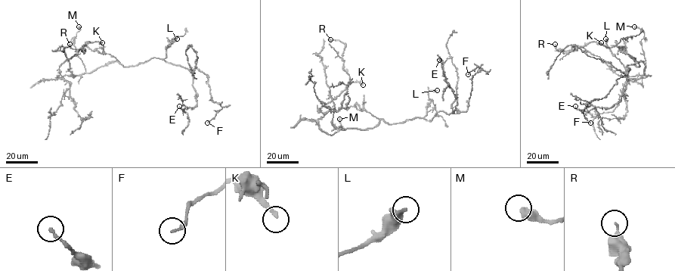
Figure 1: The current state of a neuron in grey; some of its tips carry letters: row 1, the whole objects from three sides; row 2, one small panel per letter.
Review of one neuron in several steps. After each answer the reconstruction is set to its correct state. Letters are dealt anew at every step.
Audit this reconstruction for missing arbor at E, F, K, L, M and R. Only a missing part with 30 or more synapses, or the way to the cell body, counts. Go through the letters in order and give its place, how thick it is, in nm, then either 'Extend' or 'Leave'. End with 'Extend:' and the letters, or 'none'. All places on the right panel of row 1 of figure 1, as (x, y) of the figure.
E: Place: (575, 106). Thickness 160 nm. Leave
F: Place: (590, 123). Thickness 200 nm. Leave
K: Place: (601, 42). Thickness 180 nm. Leave
L: Place: (605, 38). Thickness 440 nm. Leave
M: Place: (634, 26). Thickness 440 nm. Leave
R: Place: (555, 44). Thickness 280 nm. Leave
Extend: none

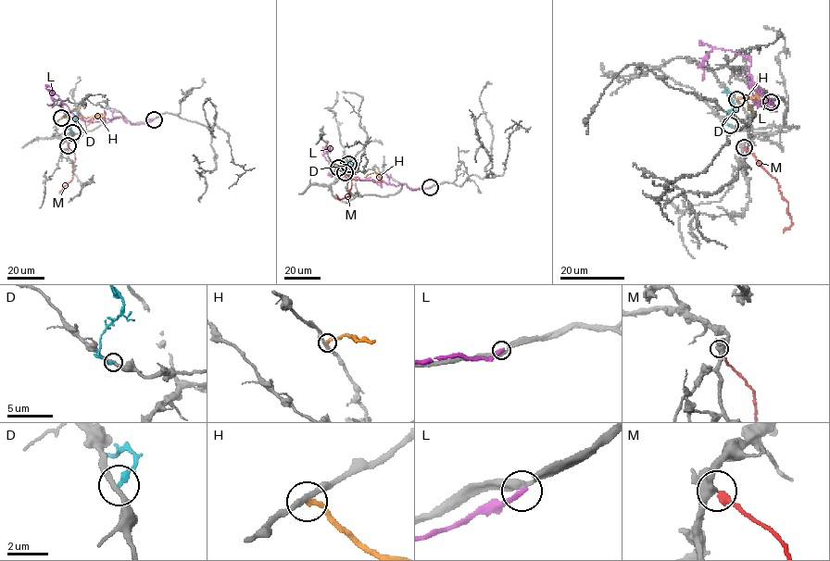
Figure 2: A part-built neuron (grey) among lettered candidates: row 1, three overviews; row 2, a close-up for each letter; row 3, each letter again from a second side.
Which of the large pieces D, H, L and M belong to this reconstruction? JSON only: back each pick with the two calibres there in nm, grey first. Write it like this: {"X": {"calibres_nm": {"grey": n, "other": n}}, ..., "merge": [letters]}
{"merge": []}

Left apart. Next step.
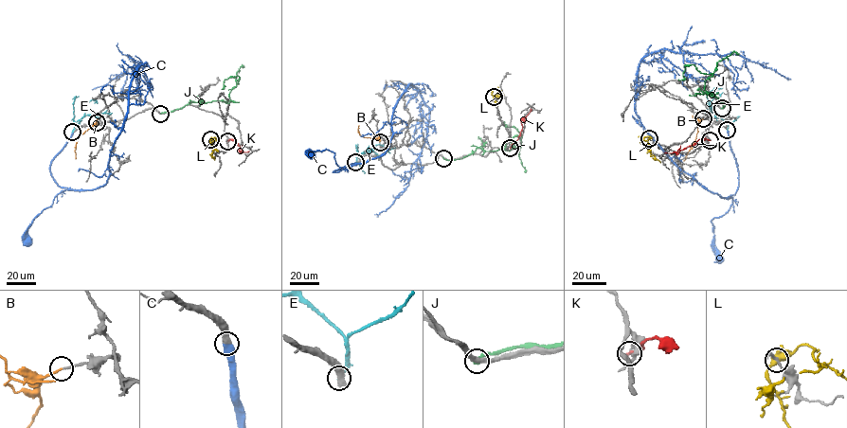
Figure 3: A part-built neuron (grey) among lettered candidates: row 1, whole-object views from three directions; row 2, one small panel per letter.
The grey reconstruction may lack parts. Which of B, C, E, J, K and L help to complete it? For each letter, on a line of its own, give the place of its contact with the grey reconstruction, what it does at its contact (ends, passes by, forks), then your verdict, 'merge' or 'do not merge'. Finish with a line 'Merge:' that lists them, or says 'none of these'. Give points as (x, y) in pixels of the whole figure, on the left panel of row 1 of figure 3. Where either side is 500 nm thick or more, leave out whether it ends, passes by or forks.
B: (97, 122) | it ends | merge
C: (72, 133) | merge
E: (72, 132) | do not merge
J: (160, 114) | it ends | do not merge
K: (227, 141) | it ends | do not merge
L: (210, 139) | it forks | do not merge
Merge: B, C

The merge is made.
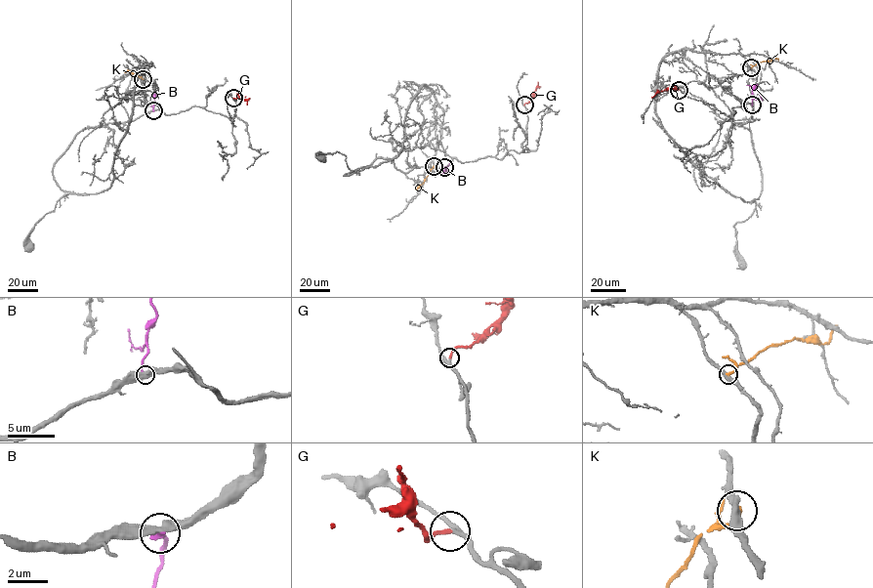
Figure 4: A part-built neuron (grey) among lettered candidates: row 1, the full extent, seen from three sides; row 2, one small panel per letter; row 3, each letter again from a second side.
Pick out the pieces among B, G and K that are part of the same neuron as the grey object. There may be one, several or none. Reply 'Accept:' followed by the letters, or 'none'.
Accept: G

